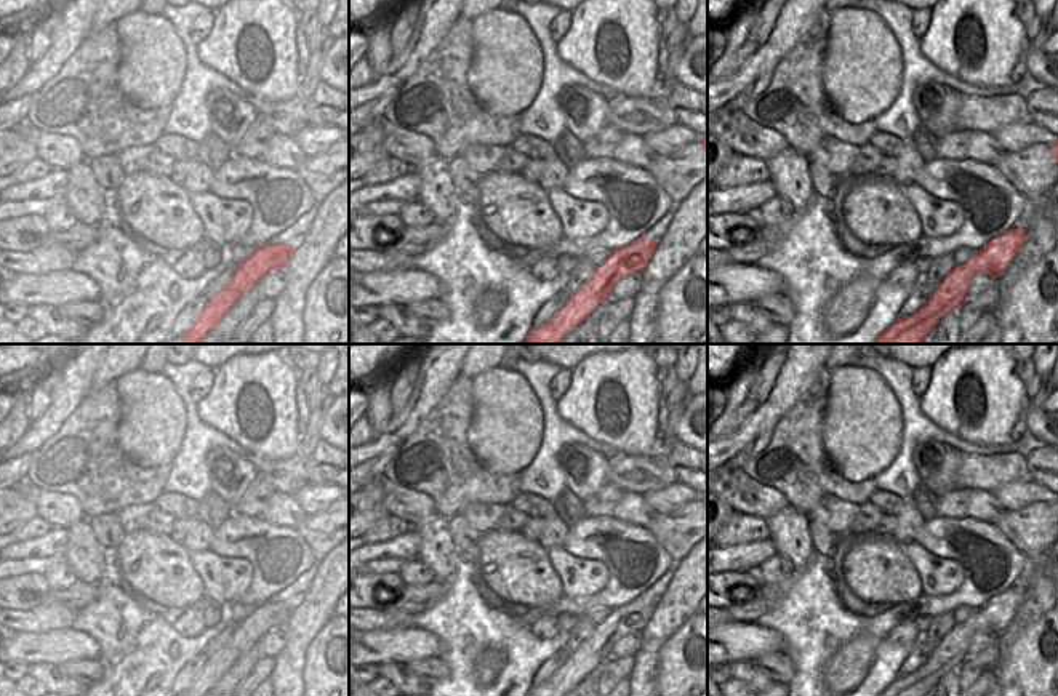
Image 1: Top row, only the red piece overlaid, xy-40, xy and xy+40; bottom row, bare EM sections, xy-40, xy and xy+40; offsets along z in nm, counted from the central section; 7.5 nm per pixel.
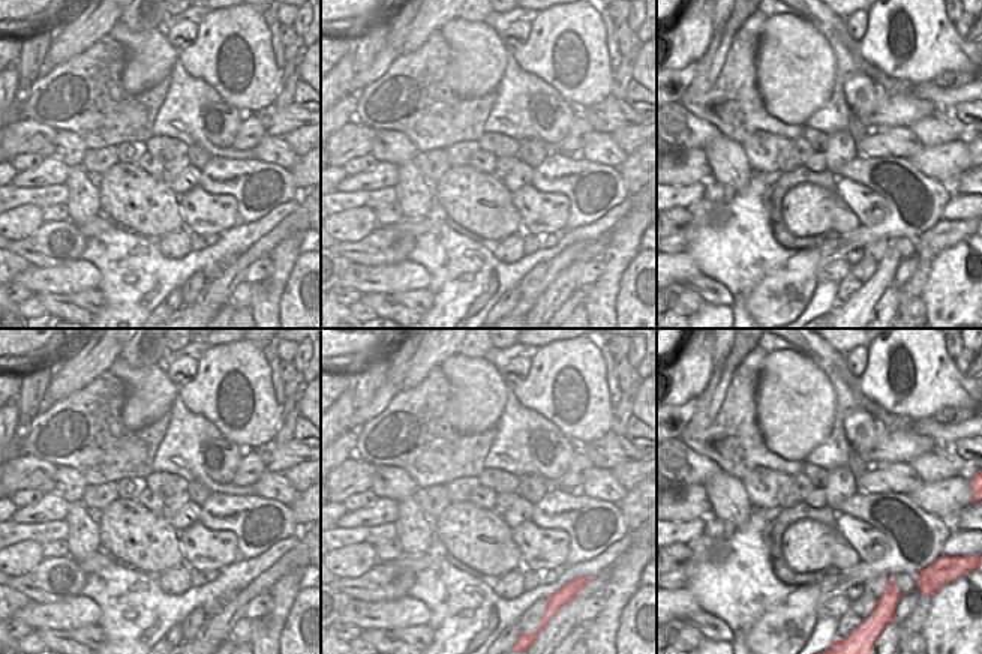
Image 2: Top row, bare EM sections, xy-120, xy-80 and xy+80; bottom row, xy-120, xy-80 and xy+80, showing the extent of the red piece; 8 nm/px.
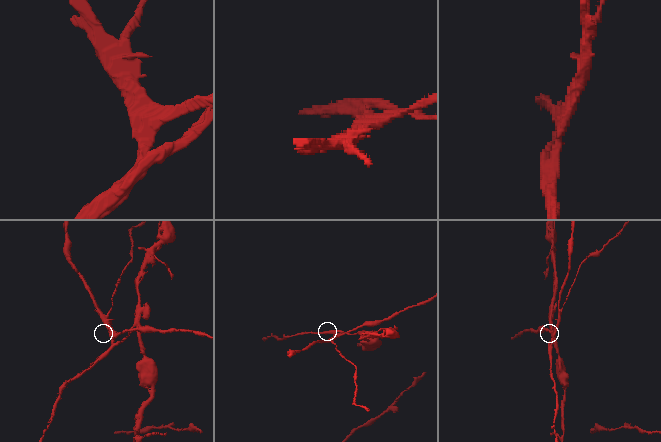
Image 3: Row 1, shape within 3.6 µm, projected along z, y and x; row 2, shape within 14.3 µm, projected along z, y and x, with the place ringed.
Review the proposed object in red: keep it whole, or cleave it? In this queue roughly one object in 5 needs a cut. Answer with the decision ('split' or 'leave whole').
split

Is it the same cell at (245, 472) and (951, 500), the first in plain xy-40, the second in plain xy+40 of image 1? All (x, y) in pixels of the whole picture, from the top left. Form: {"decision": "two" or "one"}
{"decision": "two"}

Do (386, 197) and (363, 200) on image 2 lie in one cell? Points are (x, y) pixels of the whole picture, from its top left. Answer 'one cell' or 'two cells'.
one cell

